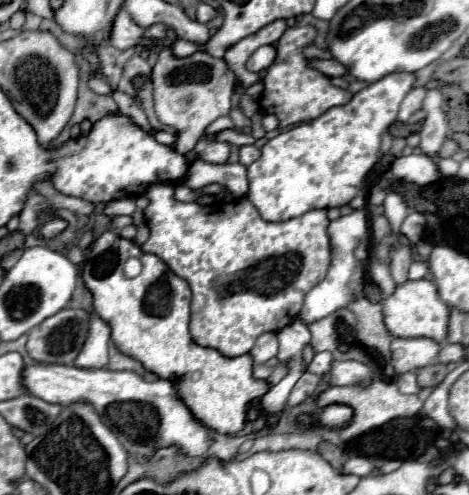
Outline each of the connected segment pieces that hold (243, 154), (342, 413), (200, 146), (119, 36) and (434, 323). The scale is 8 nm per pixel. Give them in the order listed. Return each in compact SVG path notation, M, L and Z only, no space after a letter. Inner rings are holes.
M240 146L238 156L240 156L240 164L248 166L248 164L252 164L254 160L260 158L260 150L258 150L256 146Z
M336 404L336 406L324 408L318 416L318 422L328 428L340 428L340 426L346 426L350 418L352 418L352 408Z
M210 134L210 136L202 136L194 150L200 154L200 160L222 164L222 162L226 162L226 158L230 154L230 144L228 142L216 142L214 136Z
M120 10L116 14L116 18L114 18L114 22L112 22L108 44L114 46L114 48L120 48L120 50L132 48L136 44L142 44L144 48L150 48L152 40L148 40L144 36L144 30L130 20L130 16L128 16L126 10Z
M406 280L404 284L398 284L396 290L382 300L382 314L384 324L390 336L396 338L432 338L436 342L444 342L448 334L448 314L450 306L444 304L438 296L436 284L430 280Z

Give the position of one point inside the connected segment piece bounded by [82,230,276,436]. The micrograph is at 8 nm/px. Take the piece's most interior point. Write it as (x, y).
(148, 315)

